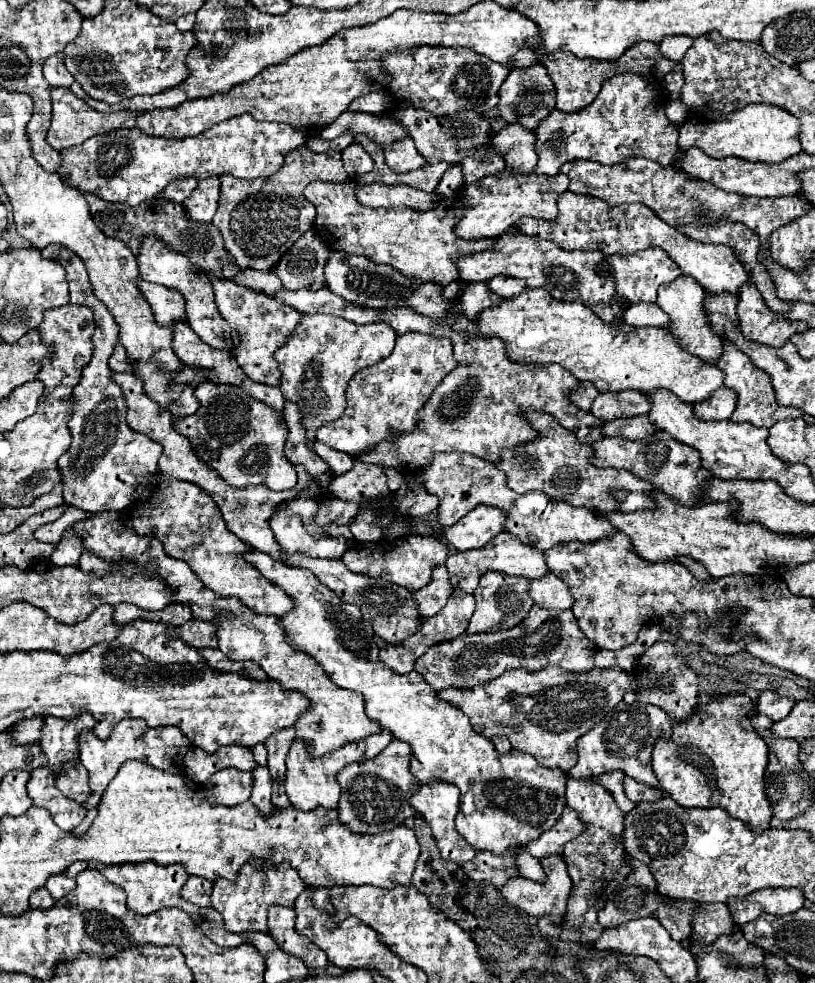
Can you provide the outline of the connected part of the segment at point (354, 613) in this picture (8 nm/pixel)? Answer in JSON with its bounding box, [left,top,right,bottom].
[245,550,567,882]

